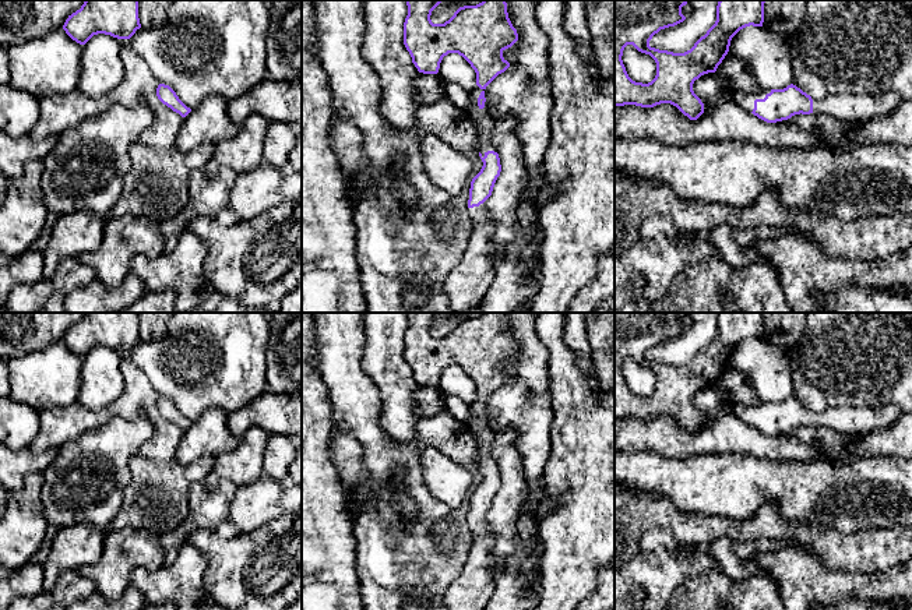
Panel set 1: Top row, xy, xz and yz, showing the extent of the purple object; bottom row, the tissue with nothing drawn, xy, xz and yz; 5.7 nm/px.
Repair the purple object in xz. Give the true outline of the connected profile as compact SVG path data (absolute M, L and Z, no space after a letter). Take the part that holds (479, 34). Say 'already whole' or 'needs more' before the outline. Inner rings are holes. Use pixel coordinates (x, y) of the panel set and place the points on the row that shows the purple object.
needs more; M441 0L405 1L404 45L418 71L437 74L443 57L458 53L476 73L476 88L469 92L472 107L466 113L478 133L483 166L469 188L468 214L473 229L468 248L444 283L453 311L464 313L480 304L493 279L494 223L487 214L486 200L492 195L501 165L493 144L494 120L487 112L485 91L510 67L503 52L518 40L518 34L508 18L506 0L483 0L476 6L459 7L444 24L430 20Z

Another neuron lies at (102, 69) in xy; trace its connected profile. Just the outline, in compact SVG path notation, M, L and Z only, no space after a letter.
M98 34L82 45L77 91L91 99L98 99L112 91L123 77L120 39Z

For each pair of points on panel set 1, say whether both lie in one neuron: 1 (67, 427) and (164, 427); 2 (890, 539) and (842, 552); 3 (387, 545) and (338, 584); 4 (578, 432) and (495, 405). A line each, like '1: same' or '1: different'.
1: same
2: same
3: different
4: different

